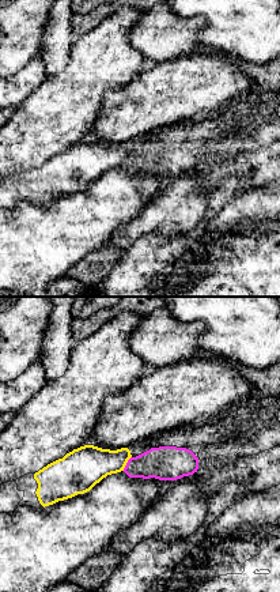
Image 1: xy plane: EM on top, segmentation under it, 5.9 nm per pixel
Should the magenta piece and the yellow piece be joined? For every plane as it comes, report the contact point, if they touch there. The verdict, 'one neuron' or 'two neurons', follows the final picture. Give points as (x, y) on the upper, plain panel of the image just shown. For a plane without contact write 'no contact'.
contact (127, 158)

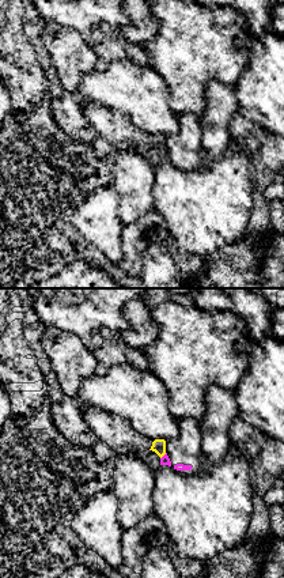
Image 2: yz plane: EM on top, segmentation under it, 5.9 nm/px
contact (163, 151)

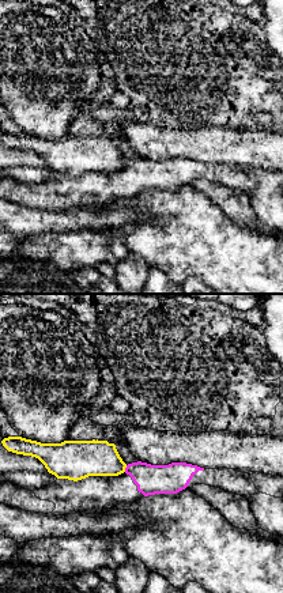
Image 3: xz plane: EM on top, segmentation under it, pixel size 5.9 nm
contact (125, 163)

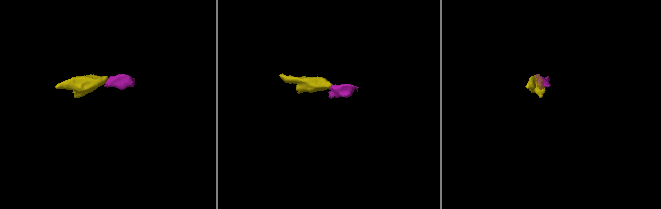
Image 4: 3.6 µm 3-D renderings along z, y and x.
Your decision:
two neurons

